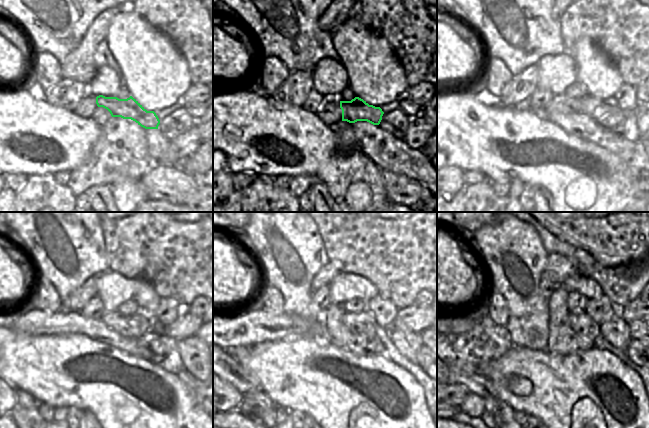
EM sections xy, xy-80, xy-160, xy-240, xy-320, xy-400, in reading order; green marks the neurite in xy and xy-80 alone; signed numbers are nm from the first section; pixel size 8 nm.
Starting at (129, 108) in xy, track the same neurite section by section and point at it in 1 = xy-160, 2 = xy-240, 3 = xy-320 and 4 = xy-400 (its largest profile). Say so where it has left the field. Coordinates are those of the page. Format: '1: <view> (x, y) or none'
1: xy-160 (595, 108)
2: xy-240 (187, 325)
3: xy-320 (416, 318)
4: xy-400 (640, 309)

